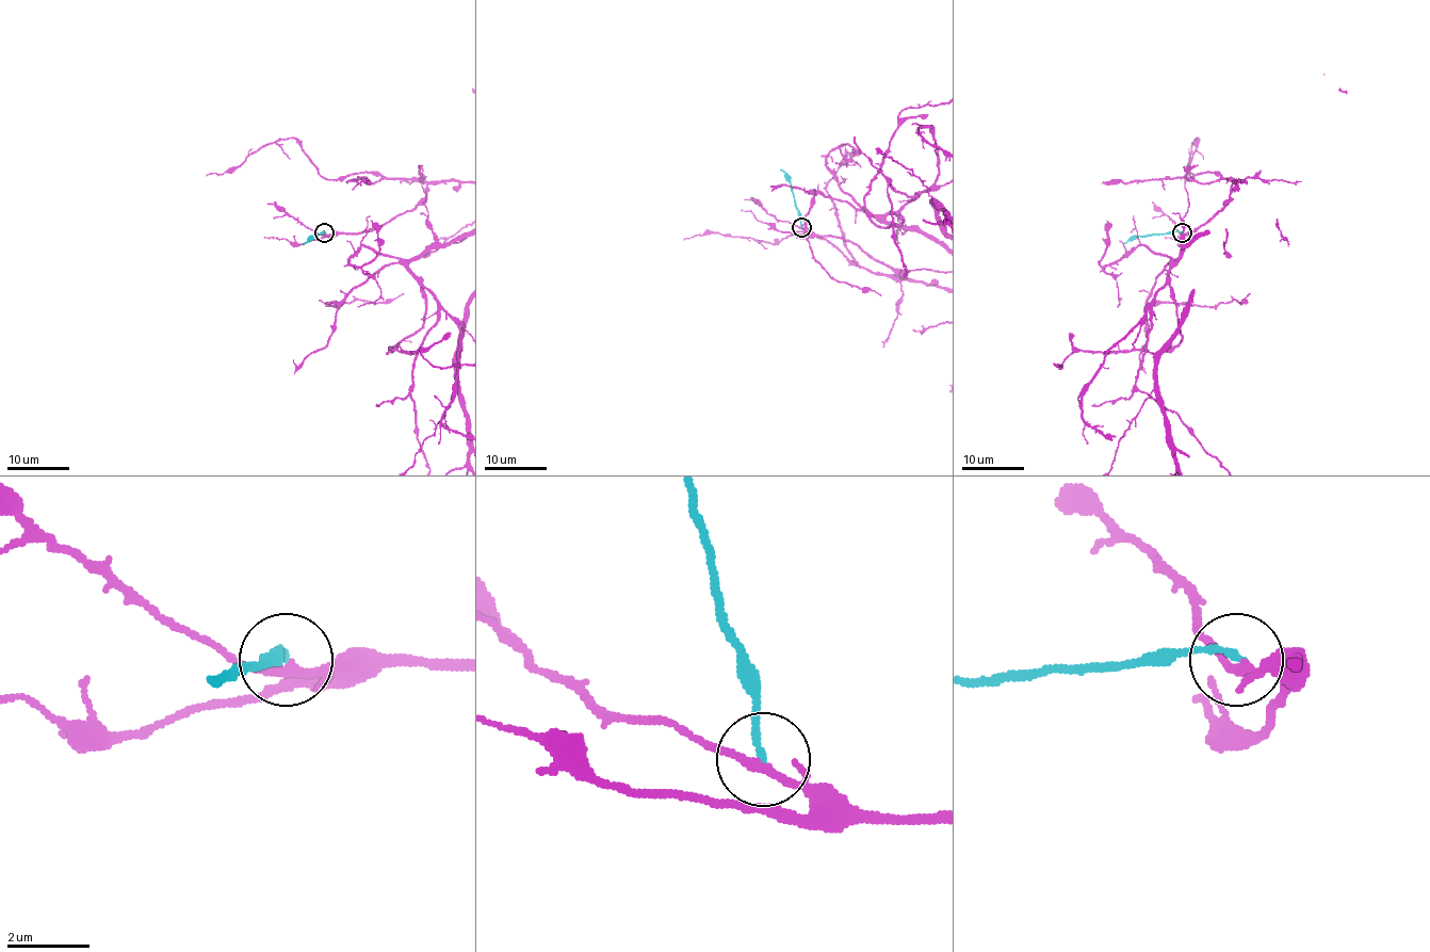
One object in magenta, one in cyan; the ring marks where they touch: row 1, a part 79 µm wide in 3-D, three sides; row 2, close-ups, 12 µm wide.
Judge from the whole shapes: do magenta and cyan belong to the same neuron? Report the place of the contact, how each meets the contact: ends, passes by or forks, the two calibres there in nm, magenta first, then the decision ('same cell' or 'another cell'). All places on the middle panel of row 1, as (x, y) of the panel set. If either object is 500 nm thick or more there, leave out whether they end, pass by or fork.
(801, 227) | magenta passes by | cyan ends | 200/160 nm | same cell

